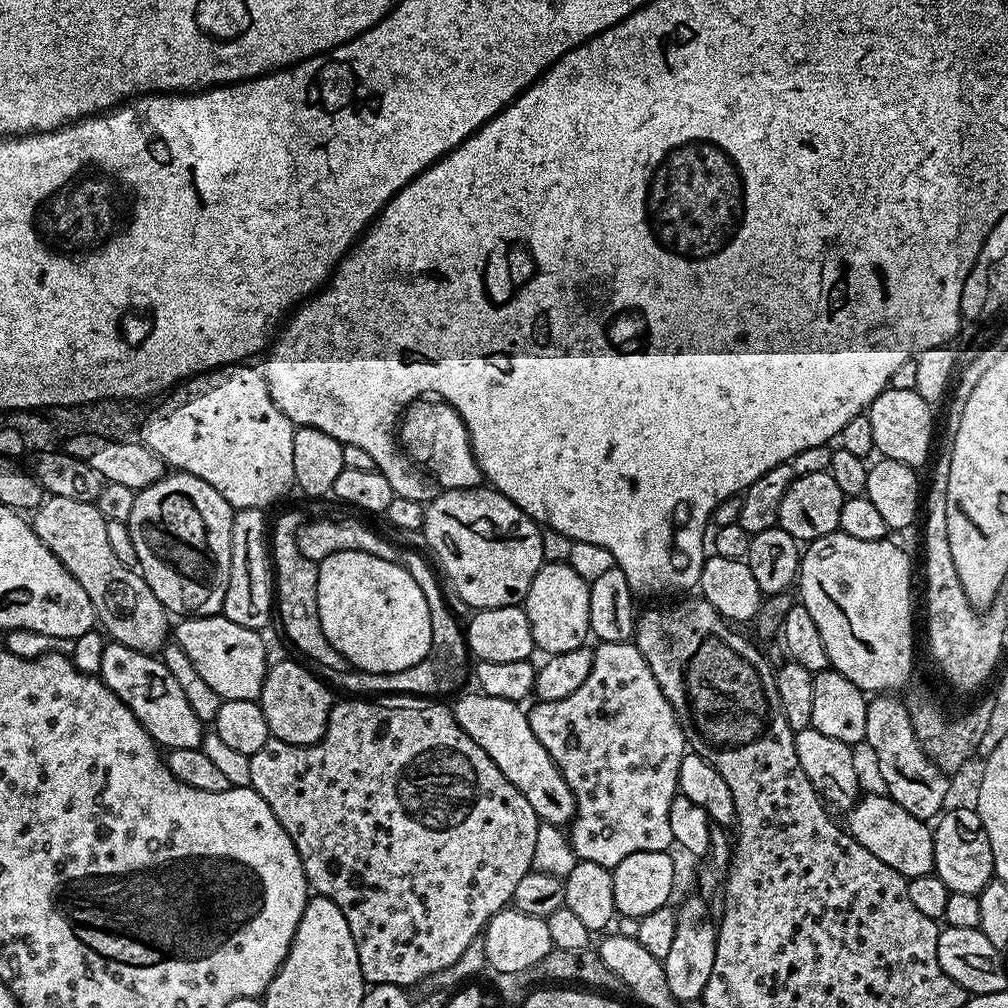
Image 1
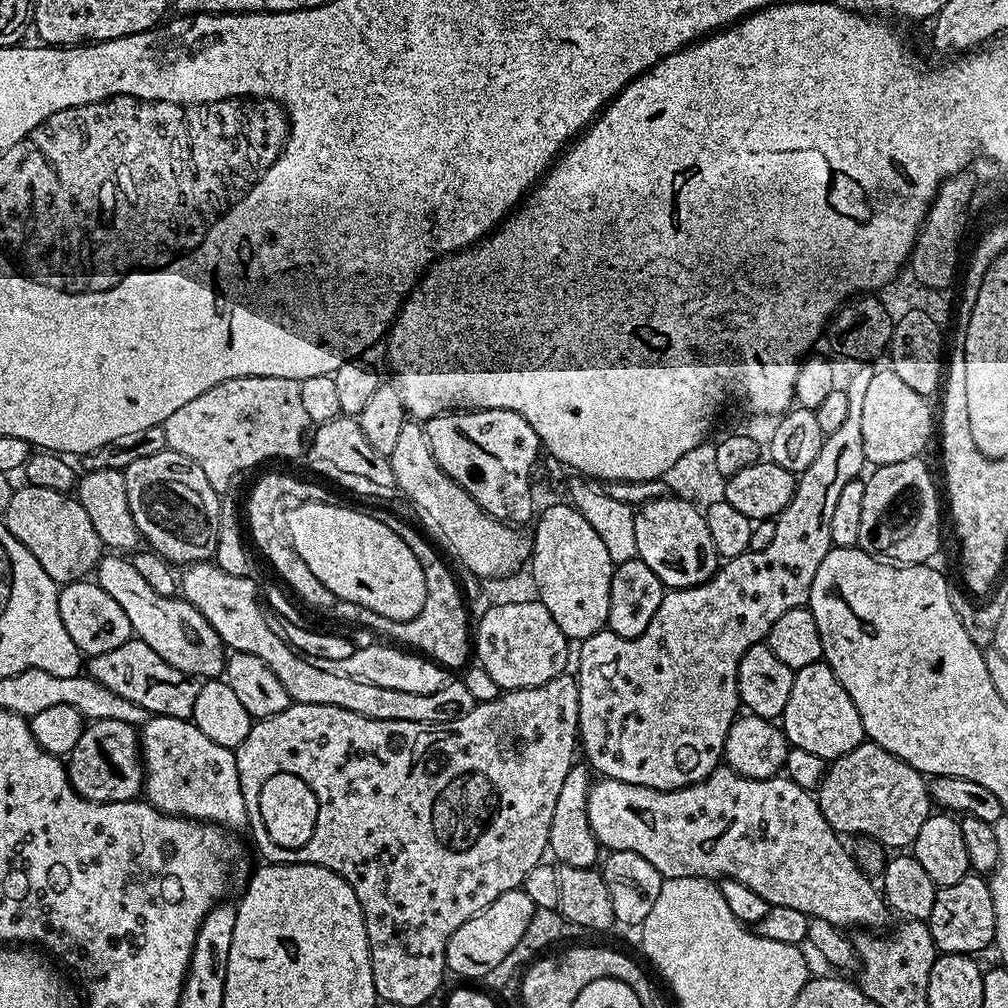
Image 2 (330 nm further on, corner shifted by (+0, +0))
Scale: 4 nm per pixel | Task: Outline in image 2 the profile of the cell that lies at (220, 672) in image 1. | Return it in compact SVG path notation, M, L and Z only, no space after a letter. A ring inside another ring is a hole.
M105 554L101 556L99 564L96 565L94 573L94 583L122 610L126 610L126 618L130 618L130 626L133 633L150 646L150 650L155 650L170 666L178 666L187 676L193 678L216 678L224 671L226 659L226 649L222 638L198 614L198 610L189 600L181 598L179 595L163 596L158 594L158 590L153 590L148 583L134 570L131 559L125 558L120 554Z

